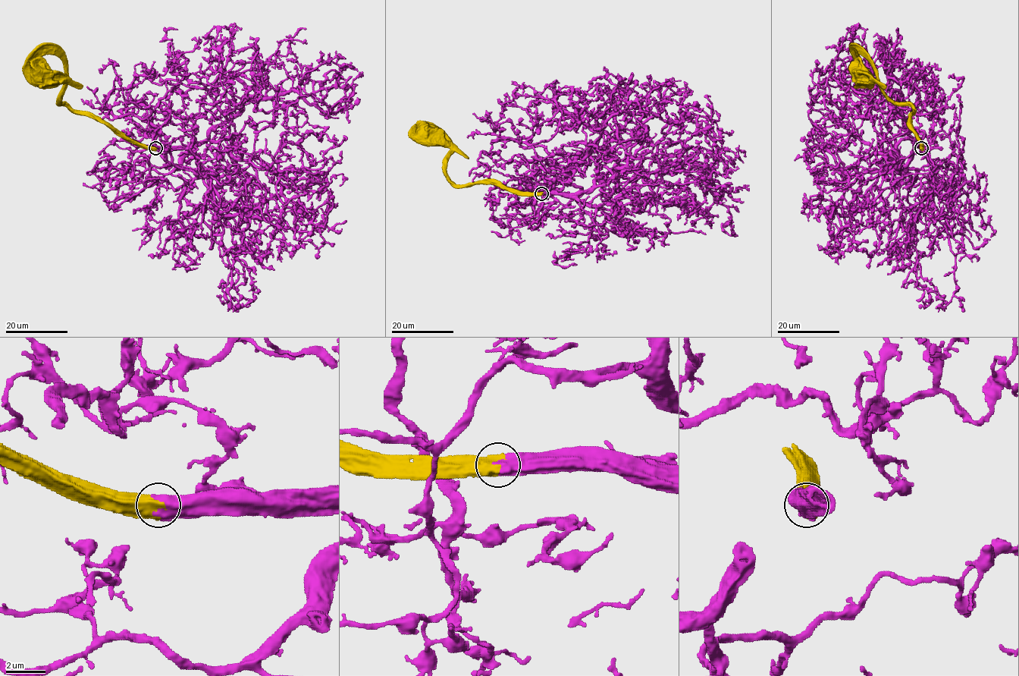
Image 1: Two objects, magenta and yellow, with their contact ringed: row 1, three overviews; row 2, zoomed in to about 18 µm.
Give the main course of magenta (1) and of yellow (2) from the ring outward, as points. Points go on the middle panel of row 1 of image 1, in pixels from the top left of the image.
1: (540, 193), (585, 193), (628, 168), (716, 167), (709, 126), (681, 112)
2: (540, 193), (515, 193), (492, 183), (455, 185), (446, 173), (450, 149), (429, 131), (425, 134)

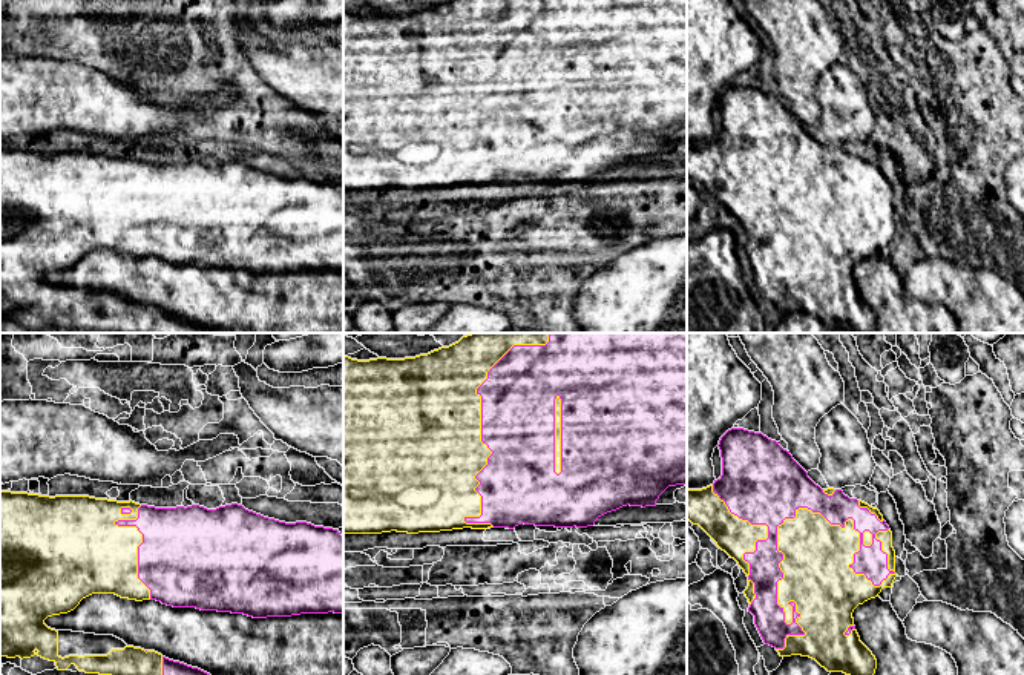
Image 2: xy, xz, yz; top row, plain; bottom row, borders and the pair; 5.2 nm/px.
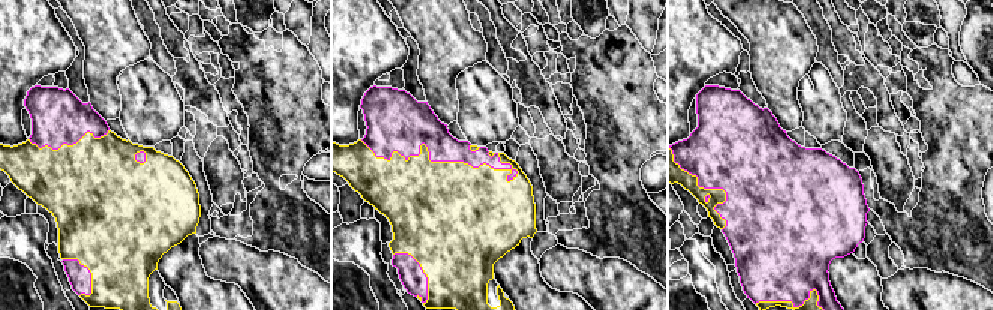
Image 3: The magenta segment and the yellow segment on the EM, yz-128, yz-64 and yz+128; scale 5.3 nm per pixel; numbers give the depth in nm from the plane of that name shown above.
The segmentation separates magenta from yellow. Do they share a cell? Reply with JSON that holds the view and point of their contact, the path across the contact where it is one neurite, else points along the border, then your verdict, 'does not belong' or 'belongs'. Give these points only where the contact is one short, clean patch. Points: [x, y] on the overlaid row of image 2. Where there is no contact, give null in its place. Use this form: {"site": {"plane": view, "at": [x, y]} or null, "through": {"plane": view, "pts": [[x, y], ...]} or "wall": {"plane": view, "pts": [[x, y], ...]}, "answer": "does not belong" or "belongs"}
{"site": {"plane": "yz", "at": [776, 540]}, "answer": "belongs"}

